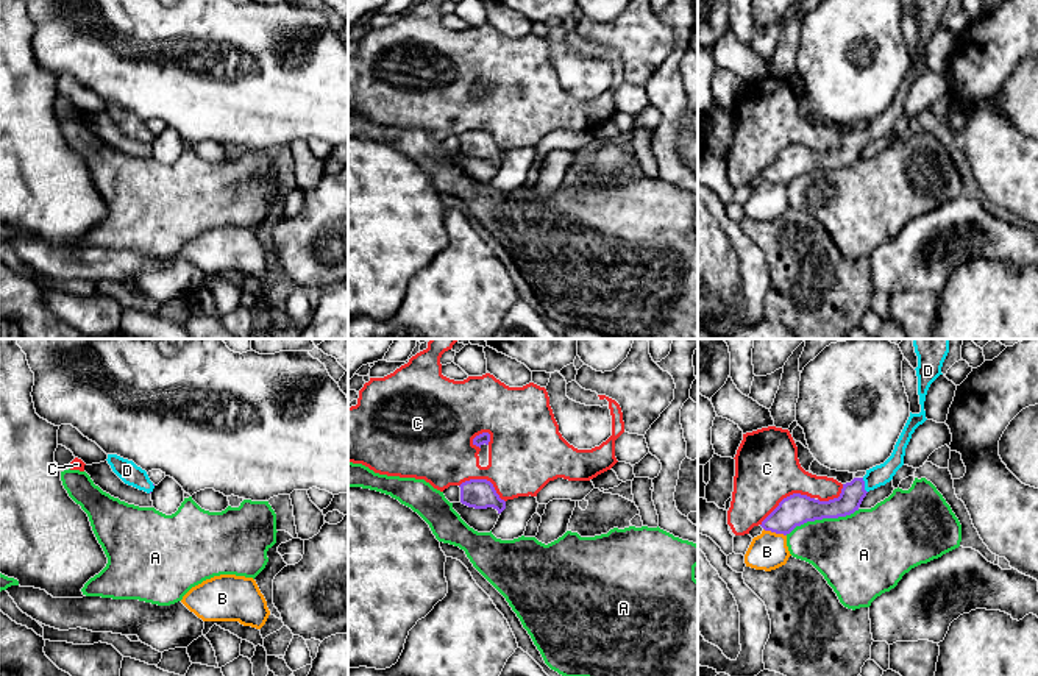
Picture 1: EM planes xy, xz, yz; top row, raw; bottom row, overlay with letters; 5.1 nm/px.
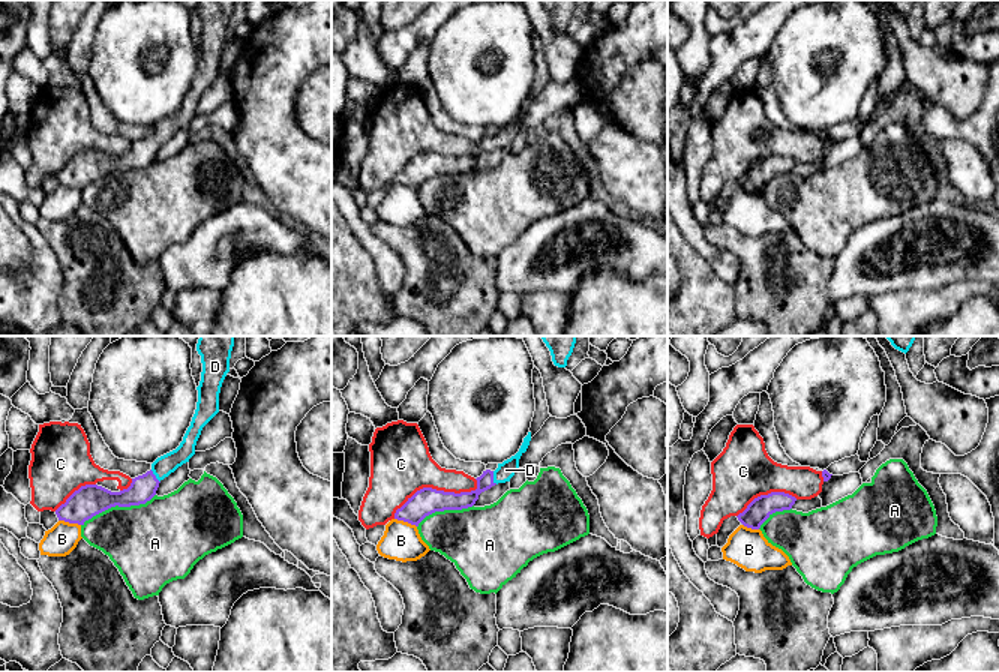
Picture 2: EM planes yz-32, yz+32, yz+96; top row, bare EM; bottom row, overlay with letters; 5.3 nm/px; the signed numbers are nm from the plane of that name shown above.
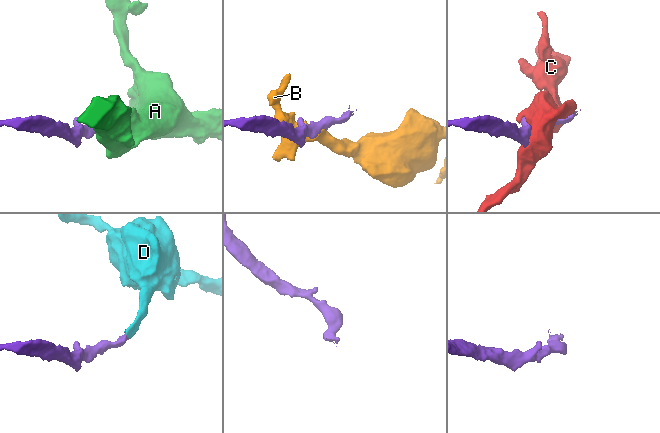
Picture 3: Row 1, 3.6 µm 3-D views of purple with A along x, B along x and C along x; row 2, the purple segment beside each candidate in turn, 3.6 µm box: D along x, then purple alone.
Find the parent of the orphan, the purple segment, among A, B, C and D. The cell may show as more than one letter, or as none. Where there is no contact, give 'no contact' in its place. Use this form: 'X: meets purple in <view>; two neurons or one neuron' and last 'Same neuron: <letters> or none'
A: meets purple in yz; two neurons
B: meets purple in yz; two neurons
C: meets purple in yz; two neurons
D: meets purple in yz; one neuron
Same neuron: D

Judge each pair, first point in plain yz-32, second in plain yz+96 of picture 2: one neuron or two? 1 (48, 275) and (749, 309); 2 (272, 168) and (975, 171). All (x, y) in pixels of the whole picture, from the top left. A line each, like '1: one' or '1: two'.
1: two
2: one

